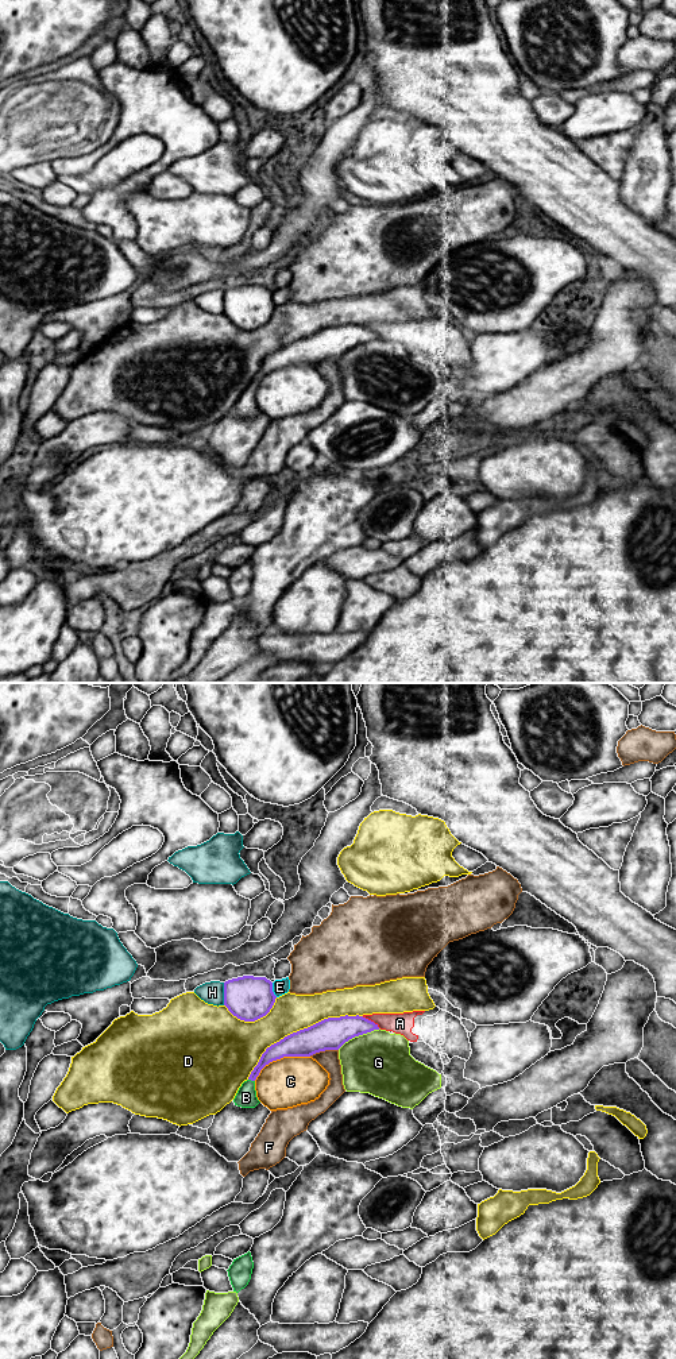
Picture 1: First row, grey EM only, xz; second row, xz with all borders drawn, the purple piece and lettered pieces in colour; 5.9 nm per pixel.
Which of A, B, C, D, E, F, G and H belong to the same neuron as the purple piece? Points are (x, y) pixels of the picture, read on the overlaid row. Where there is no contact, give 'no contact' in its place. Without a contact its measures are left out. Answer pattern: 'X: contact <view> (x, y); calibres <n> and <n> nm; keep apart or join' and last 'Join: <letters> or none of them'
A: contact xz (370, 1020); calibres 190 and 130 nm; keep apart
B: contact xz (251, 1080); calibres 100 and 130 nm; join
C: contact xz (279, 1058); calibres 160 and 300 nm; keep apart
D: contact xz (300, 1030); calibres 190 and 220 nm; keep apart
E: contact xz (271, 989); calibres 260 and 100 nm; keep apart
F: contact xz (323, 1050); calibres 190 and 110 nm; keep apart
G: contact xz (358, 1035); calibres 190 and 380 nm; keep apart
H: contact xz (224, 993); calibres 260 and 130 nm; keep apart
Join: B

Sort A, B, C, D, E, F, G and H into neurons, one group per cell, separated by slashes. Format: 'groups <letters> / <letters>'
groups A / B / C / D / E / F / G / H

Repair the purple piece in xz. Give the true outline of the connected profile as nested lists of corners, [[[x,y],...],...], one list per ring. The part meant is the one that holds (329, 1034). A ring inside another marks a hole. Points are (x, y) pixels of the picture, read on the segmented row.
[[[345,1015],[324,1019],[308,1028],[285,1036],[267,1047],[262,1054],[248,1080],[239,1088],[233,1099],[235,1105],[255,1108],[260,1103],[256,1097],[255,1080],[270,1062],[283,1057],[310,1057],[325,1050],[339,1050],[349,1039],[374,1030],[379,1030],[374,1022],[359,1015]]]

